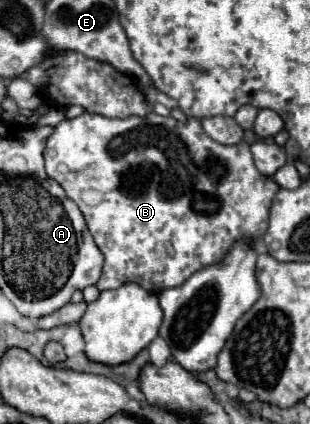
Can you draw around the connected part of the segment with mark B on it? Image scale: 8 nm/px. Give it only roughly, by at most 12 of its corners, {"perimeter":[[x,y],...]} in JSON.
{"perimeter":[[154,112],[66,118],[46,174],[100,290],[184,284],[266,232],[246,142]]}

